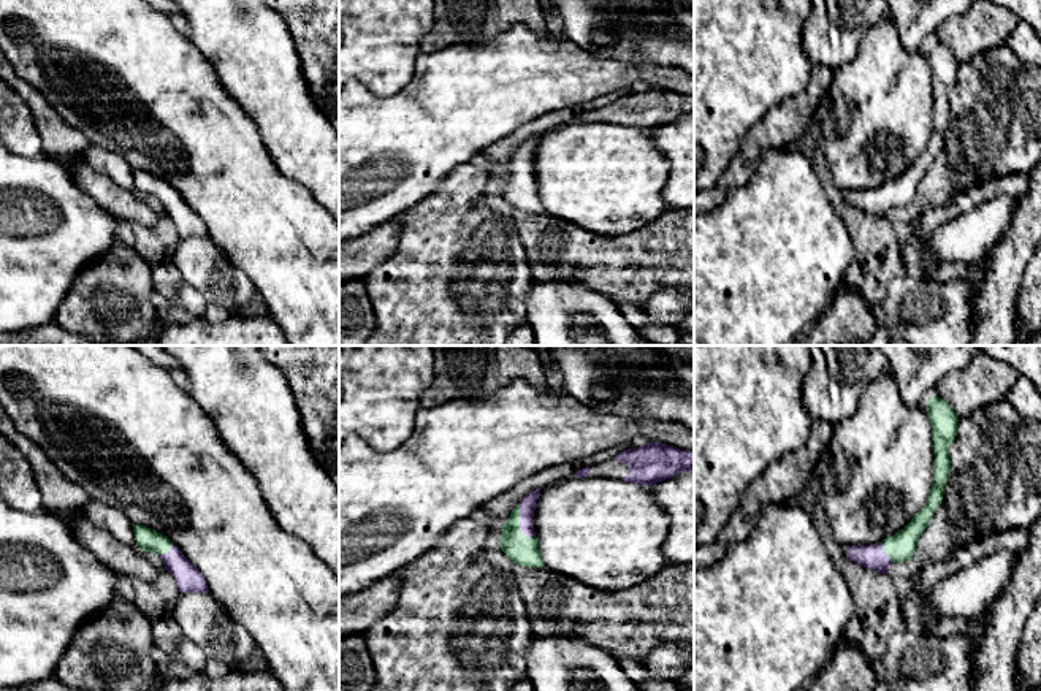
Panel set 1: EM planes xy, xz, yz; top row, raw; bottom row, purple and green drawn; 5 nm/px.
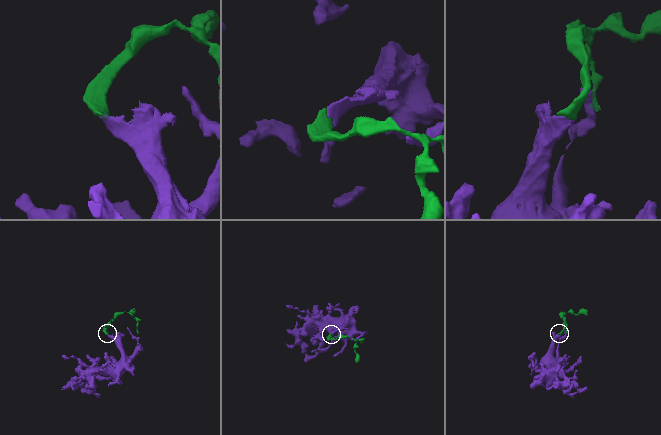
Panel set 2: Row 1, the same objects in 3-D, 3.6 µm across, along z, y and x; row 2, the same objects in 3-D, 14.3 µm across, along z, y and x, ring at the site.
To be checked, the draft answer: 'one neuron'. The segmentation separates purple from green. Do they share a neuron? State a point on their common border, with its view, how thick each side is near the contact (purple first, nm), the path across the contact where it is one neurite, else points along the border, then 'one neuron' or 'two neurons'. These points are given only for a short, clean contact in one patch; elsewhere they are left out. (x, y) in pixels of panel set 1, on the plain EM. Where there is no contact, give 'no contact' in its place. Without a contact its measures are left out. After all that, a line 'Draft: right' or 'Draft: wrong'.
meets purple in xz at (520, 168); 80 nm thick on the purple side, 150 nm on the other; runs through xz (528, 149), (520, 168), (522, 195); one neuron
Draft: right

